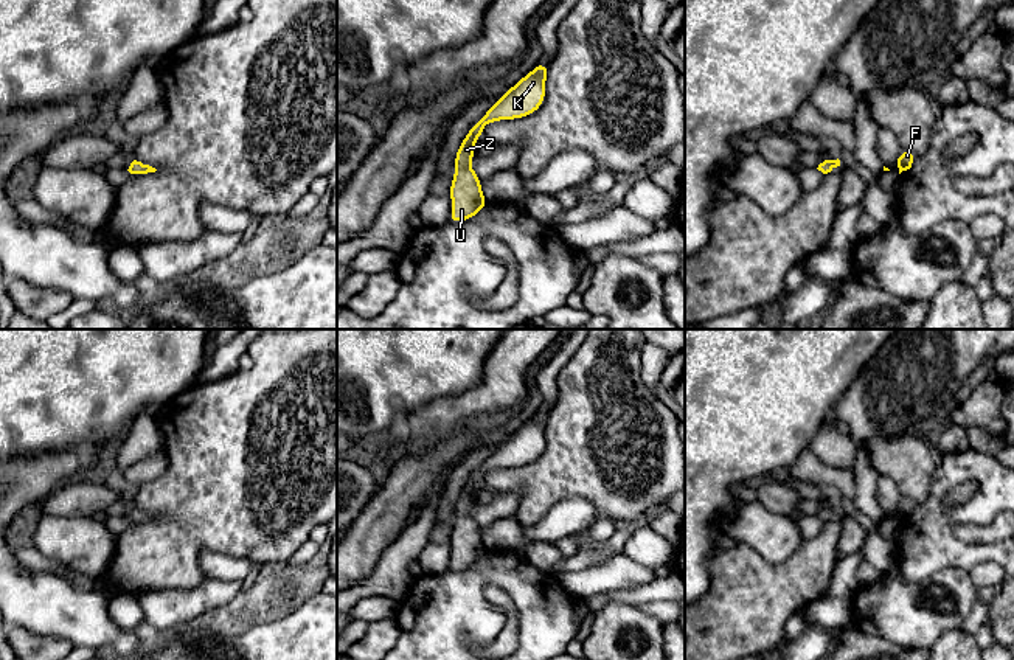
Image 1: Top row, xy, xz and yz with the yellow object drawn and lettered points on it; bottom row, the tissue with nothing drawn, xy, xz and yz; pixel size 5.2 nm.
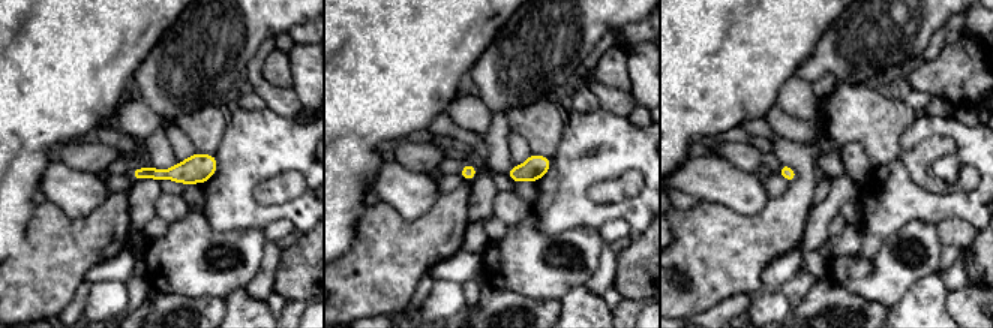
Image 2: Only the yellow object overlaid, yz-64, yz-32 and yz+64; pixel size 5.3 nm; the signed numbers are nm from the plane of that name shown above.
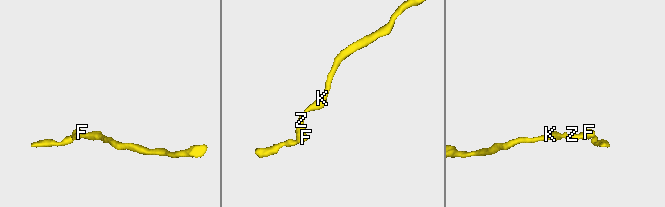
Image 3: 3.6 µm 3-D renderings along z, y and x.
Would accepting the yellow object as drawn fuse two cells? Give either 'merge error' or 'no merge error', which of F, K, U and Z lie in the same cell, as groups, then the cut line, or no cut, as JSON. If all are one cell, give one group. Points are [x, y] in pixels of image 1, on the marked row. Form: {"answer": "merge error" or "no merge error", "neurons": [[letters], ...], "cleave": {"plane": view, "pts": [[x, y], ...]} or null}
{"answer": "no merge error", "neurons": [["F", "K", "U", "Z"]], "cleave": null}

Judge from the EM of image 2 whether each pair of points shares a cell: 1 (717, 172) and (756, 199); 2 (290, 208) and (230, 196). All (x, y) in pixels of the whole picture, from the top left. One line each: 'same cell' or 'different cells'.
1: same cell
2: same cell

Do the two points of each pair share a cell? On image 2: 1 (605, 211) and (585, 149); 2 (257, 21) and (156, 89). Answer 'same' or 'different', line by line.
1: same
2: same

